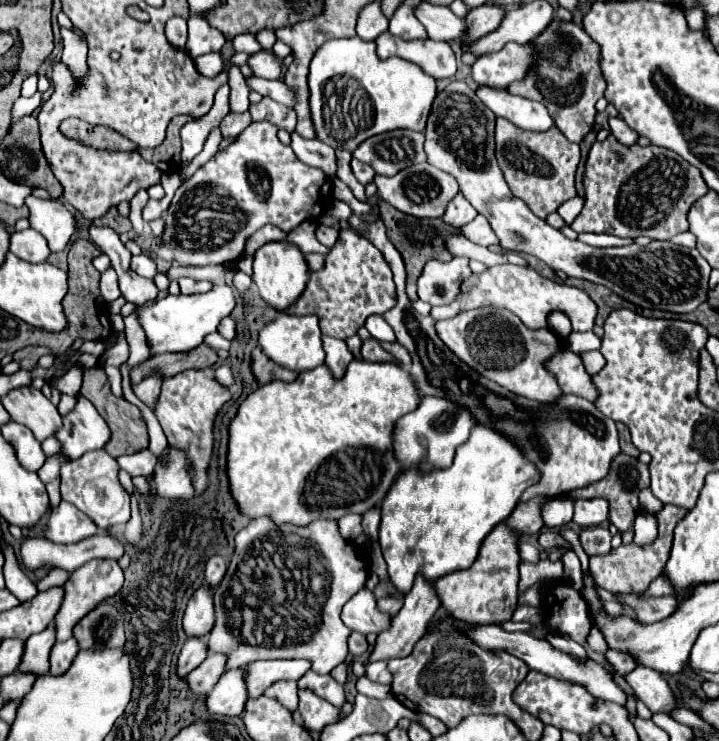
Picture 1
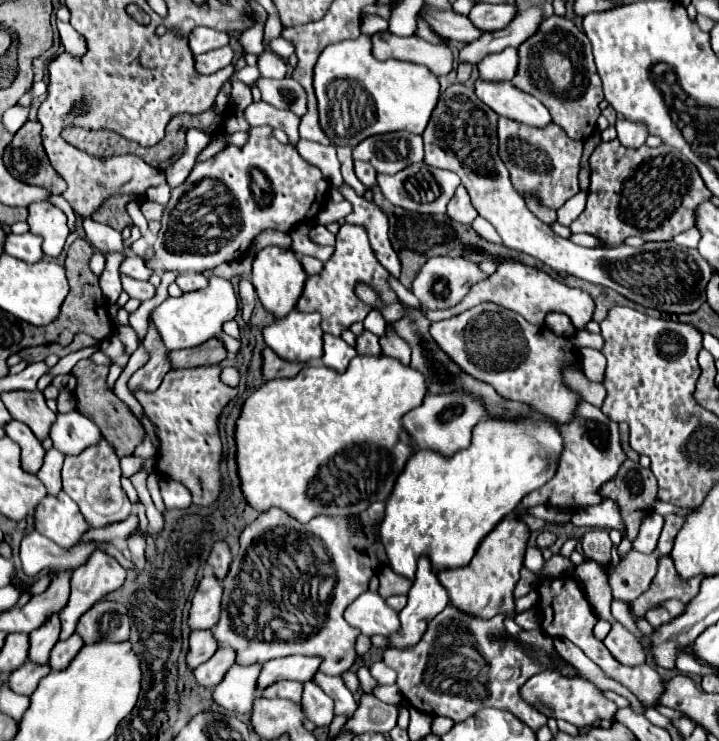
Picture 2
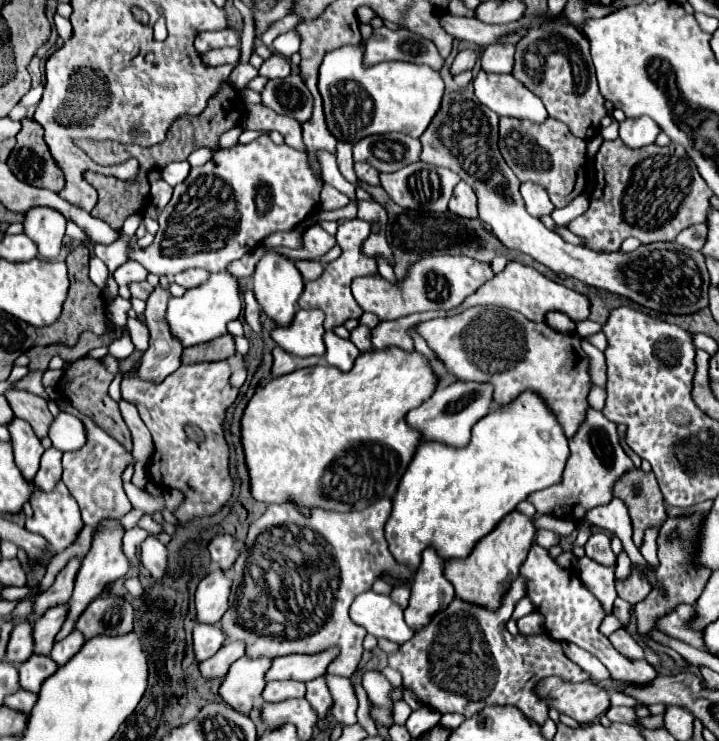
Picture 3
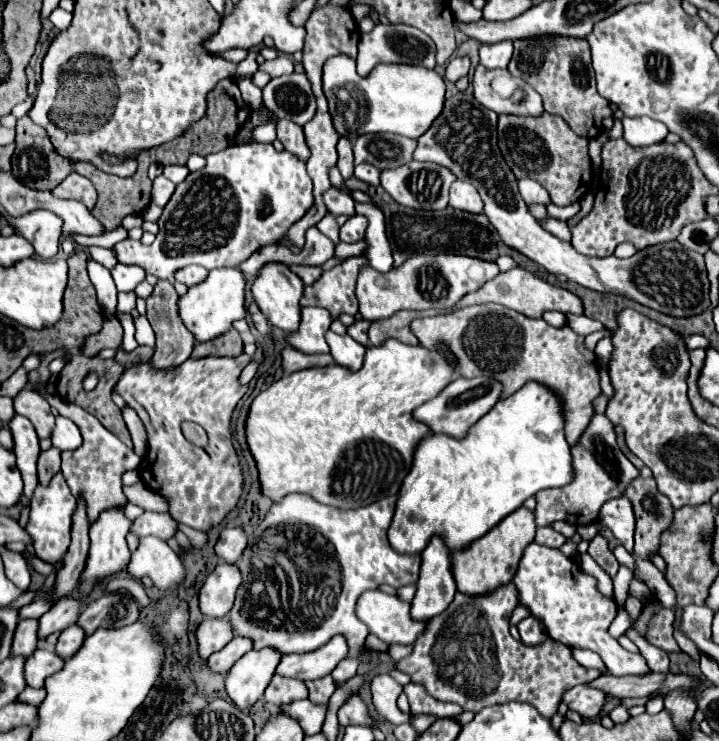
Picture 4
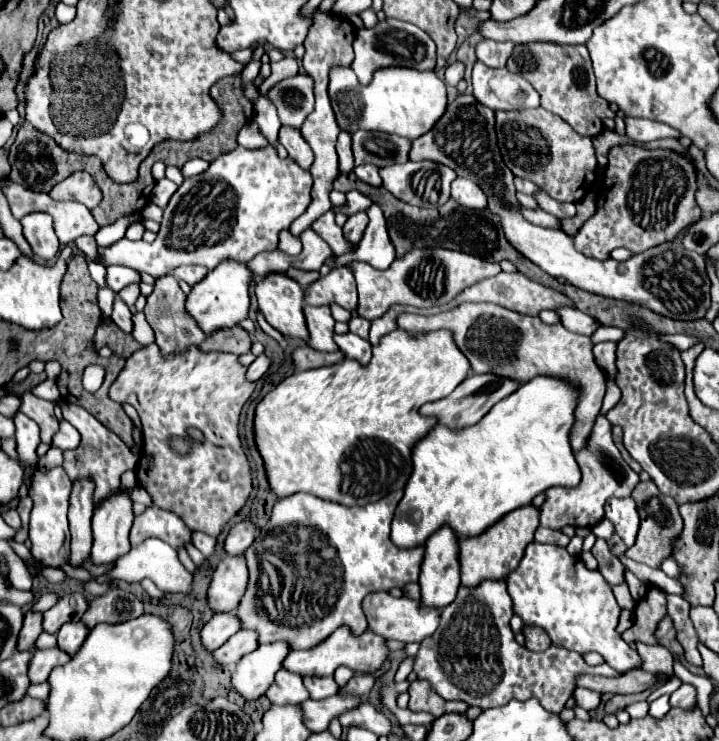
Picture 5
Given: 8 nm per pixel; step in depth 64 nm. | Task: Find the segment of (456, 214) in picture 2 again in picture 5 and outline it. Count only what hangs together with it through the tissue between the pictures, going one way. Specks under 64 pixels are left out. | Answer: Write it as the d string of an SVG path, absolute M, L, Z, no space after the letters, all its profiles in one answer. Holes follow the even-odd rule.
M456 178L452 182L452 198L464 208L486 208L484 192L468 178Z

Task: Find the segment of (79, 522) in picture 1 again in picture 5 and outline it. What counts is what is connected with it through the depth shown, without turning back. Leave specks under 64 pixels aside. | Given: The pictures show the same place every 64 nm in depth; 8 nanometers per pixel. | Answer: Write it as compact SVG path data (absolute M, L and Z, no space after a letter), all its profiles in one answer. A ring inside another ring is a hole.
M54 468L50 472L36 472L32 478L32 500L34 508L30 514L30 540L32 540L32 556L46 564L58 568L68 562L70 556L70 530L68 530L68 500L70 500L72 484L62 468Z

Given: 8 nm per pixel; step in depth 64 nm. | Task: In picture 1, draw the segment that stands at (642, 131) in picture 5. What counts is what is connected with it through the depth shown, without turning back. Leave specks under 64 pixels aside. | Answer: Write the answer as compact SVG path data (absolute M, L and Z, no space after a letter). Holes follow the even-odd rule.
M610 118L610 120L608 120L608 124L610 124L612 134L618 138L618 142L622 142L622 144L626 144L626 146L636 144L638 134L636 134L634 130L630 130L630 128L628 128L628 124L626 124L624 120L620 120L620 118Z

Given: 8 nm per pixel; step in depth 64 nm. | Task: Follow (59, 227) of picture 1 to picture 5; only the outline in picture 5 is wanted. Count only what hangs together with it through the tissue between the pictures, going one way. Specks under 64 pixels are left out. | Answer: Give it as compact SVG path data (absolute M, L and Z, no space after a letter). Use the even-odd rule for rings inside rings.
M34 212L22 220L24 238L32 246L32 252L42 260L54 260L58 254L58 240L54 230L54 220L46 212Z

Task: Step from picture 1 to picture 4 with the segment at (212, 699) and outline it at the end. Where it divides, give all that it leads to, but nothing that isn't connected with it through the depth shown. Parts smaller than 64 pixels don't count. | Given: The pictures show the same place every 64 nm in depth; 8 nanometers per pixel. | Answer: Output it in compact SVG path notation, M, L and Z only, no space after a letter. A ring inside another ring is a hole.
M272 648L246 652L226 676L226 694L240 708L250 708L264 694L270 678L274 676L280 654Z

